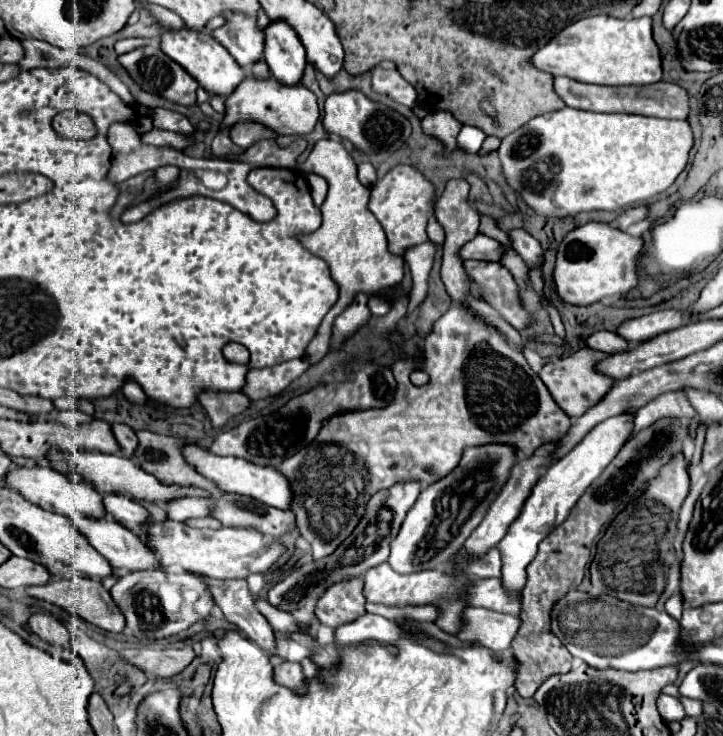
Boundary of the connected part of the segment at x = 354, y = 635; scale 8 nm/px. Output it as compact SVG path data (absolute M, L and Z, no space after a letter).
M363 614L361 618L341 624L335 630L335 642L337 644L351 644L361 640L381 640L381 642L393 642L401 636L395 622L375 616L375 614Z

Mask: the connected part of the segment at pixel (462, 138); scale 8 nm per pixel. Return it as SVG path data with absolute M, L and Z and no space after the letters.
M463 126L459 136L457 136L457 148L467 152L467 154L473 154L473 152L477 152L481 148L483 140L485 140L485 134L479 128Z

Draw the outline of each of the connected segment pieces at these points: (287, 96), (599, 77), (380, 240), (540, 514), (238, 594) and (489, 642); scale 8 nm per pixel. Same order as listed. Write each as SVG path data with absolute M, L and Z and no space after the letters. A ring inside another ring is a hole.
M247 74L247 80L239 84L237 92L225 98L225 106L227 106L227 112L225 112L220 130L232 127L239 120L253 120L253 122L257 120L269 126L271 130L275 130L279 136L304 136L312 132L320 117L315 94L309 92L303 84L281 86L279 82L275 82L275 78L255 80L249 74Z
M589 16L575 24L569 24L555 34L543 48L531 56L531 64L553 76L567 76L577 82L603 84L603 86L629 86L629 84L653 84L661 80L661 56L651 36L651 18L611 18L611 16Z
M317 140L307 162L299 166L303 172L315 172L319 176L323 176L329 184L329 192L327 198L323 202L323 224L319 230L315 230L309 236L303 236L301 242L305 242L305 246L317 254L319 258L323 258L329 268L331 268L331 278L337 282L339 286L339 300L335 302L335 306L331 308L331 312L323 318L315 338L309 342L307 350L305 350L305 358L309 364L319 362L327 348L329 348L329 340L331 340L331 328L333 328L333 320L347 310L347 306L355 300L355 296L359 292L363 294L373 294L381 288L389 288L389 286L397 286L403 282L403 258L393 254L387 246L387 236L381 228L381 224L377 222L377 218L371 214L371 210L367 208L369 202L369 188L365 188L359 180L357 180L357 166L351 158L351 154L347 152L347 148L343 146L343 142L337 140Z
M627 410L621 416L611 416L603 422L599 422L587 436L581 440L573 450L569 450L567 456L553 462L541 476L541 480L533 488L533 496L527 498L523 504L523 510L519 518L509 526L507 536L499 542L501 560L503 560L503 580L505 588L513 594L521 592L525 586L525 568L533 560L533 554L537 554L537 544L555 528L559 526L579 500L579 496L585 492L585 488L597 480L603 470L609 466L609 462L619 454L619 450L625 446L633 432L633 418L635 410Z
M199 576L213 596L213 602L223 610L225 620L235 624L245 636L249 636L259 648L267 654L275 656L273 630L263 614L259 614L255 606L255 598L251 596L245 580L215 580L207 576Z
M465 608L461 614L461 628L457 630L457 638L465 642L467 636L473 636L473 640L481 642L483 646L503 652L511 646L515 632L519 630L521 618L509 616L509 614L497 614L493 610L485 608ZM471 626L471 630L467 630Z

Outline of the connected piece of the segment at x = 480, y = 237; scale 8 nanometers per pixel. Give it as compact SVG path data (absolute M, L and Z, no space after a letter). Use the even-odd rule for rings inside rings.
M477 234L473 240L469 240L465 244L465 248L459 250L459 256L463 260L467 260L467 258L483 258L483 260L495 260L497 262L501 252L503 252L503 248L501 248L501 244L497 240L485 236L485 234Z

